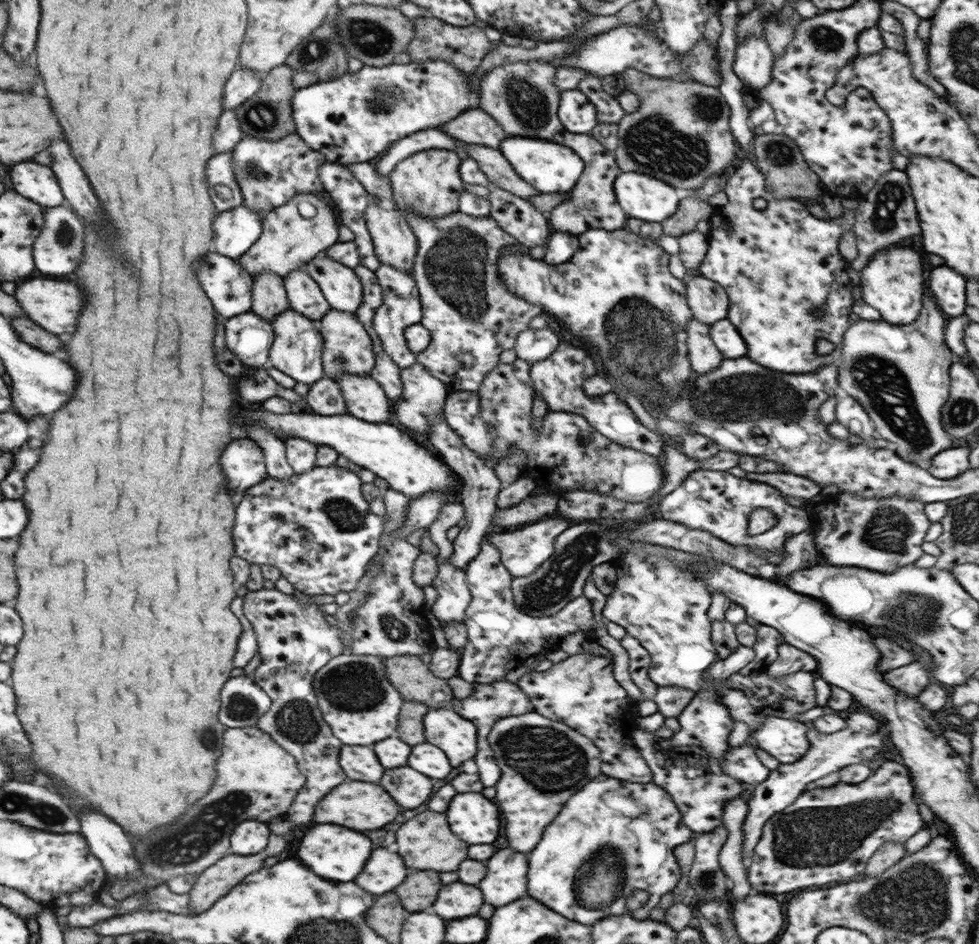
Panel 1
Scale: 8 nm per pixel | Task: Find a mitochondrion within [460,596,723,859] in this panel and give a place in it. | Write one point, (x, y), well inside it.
(516, 745)

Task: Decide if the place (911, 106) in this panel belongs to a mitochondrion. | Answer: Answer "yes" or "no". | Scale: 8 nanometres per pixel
no

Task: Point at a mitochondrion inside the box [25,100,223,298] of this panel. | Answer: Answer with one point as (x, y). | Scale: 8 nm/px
(65, 235)

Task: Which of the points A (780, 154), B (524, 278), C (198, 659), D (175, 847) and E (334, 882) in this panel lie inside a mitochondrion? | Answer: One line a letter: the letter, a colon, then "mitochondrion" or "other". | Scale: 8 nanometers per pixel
A: mitochondrion
B: other
C: other
D: mitochondrion
E: other

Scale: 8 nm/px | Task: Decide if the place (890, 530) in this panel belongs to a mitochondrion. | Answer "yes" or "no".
yes

